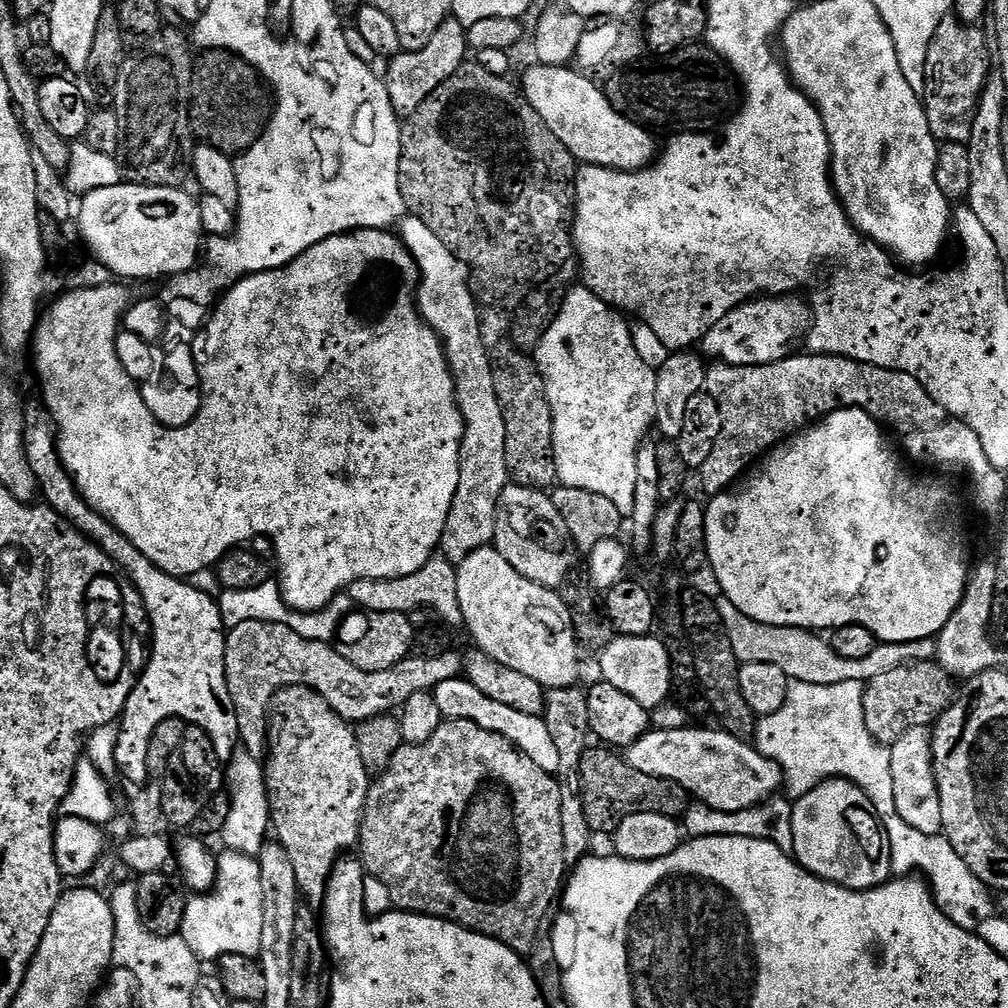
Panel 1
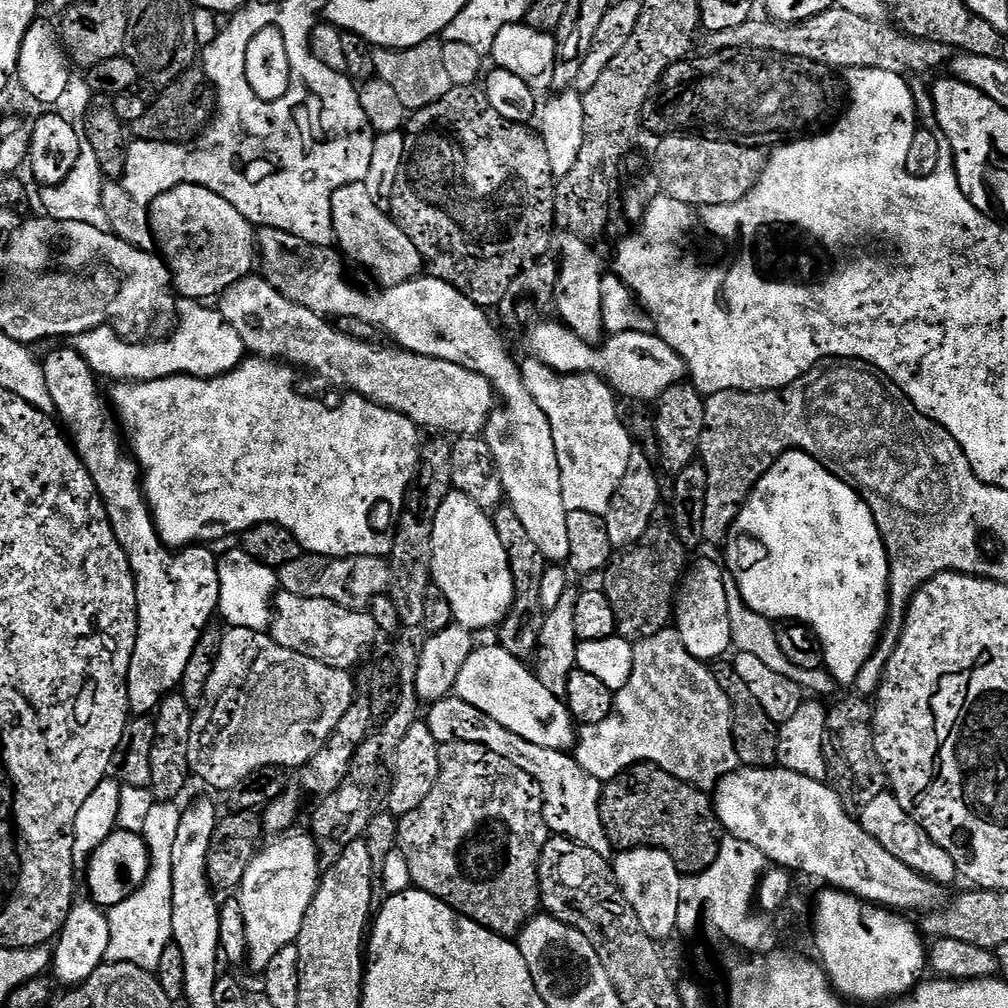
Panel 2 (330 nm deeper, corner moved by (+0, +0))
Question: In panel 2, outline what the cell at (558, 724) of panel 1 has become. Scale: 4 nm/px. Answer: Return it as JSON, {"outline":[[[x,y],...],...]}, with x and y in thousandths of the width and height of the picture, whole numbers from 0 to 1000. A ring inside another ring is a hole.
{"outline":[[[507,502],[491,505],[490,519],[494,526],[494,534],[498,534],[498,542],[502,546],[502,554],[506,558],[506,565],[512,582],[512,592],[502,613],[494,621],[496,627],[495,642],[501,643],[510,653],[523,656],[531,652],[536,641],[536,626],[540,620],[542,606],[538,599],[538,573],[542,557],[538,546],[526,534],[525,527],[518,520],[518,514]]]}

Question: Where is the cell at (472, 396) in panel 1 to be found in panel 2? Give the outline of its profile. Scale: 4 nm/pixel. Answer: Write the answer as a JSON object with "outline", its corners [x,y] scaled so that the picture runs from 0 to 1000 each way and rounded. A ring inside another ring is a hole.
{"outline":[[[360,180],[344,183],[331,190],[328,194],[328,212],[329,229],[336,249],[350,263],[358,262],[363,269],[370,270],[378,278],[378,283],[398,282],[418,269],[415,248],[386,211],[371,203]]]}

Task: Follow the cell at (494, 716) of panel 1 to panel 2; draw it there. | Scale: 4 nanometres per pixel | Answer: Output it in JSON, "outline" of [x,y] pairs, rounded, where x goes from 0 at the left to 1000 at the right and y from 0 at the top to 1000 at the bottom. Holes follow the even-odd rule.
{"outline":[[[445,688],[439,694],[432,695],[426,702],[429,703],[425,706],[423,717],[427,728],[431,728],[434,738],[449,738],[451,734],[457,734],[477,738],[490,744],[490,748],[498,748],[498,752],[510,756],[514,764],[522,764],[522,768],[526,768],[526,772],[534,776],[540,789],[540,813],[544,817],[545,826],[573,835],[600,851],[608,848],[609,838],[599,826],[595,811],[596,775],[581,768],[581,764],[577,764],[570,749],[555,742],[530,740],[530,736],[514,732],[514,728],[508,728],[506,724],[502,724],[502,720],[478,708],[478,704],[466,700],[466,696],[458,696],[451,688]]]}

